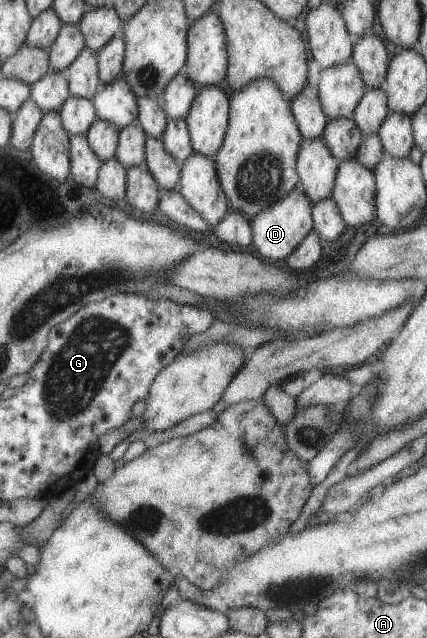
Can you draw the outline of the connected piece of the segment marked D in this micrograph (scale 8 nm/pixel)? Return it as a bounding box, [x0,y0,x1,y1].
[249,187,313,263]

